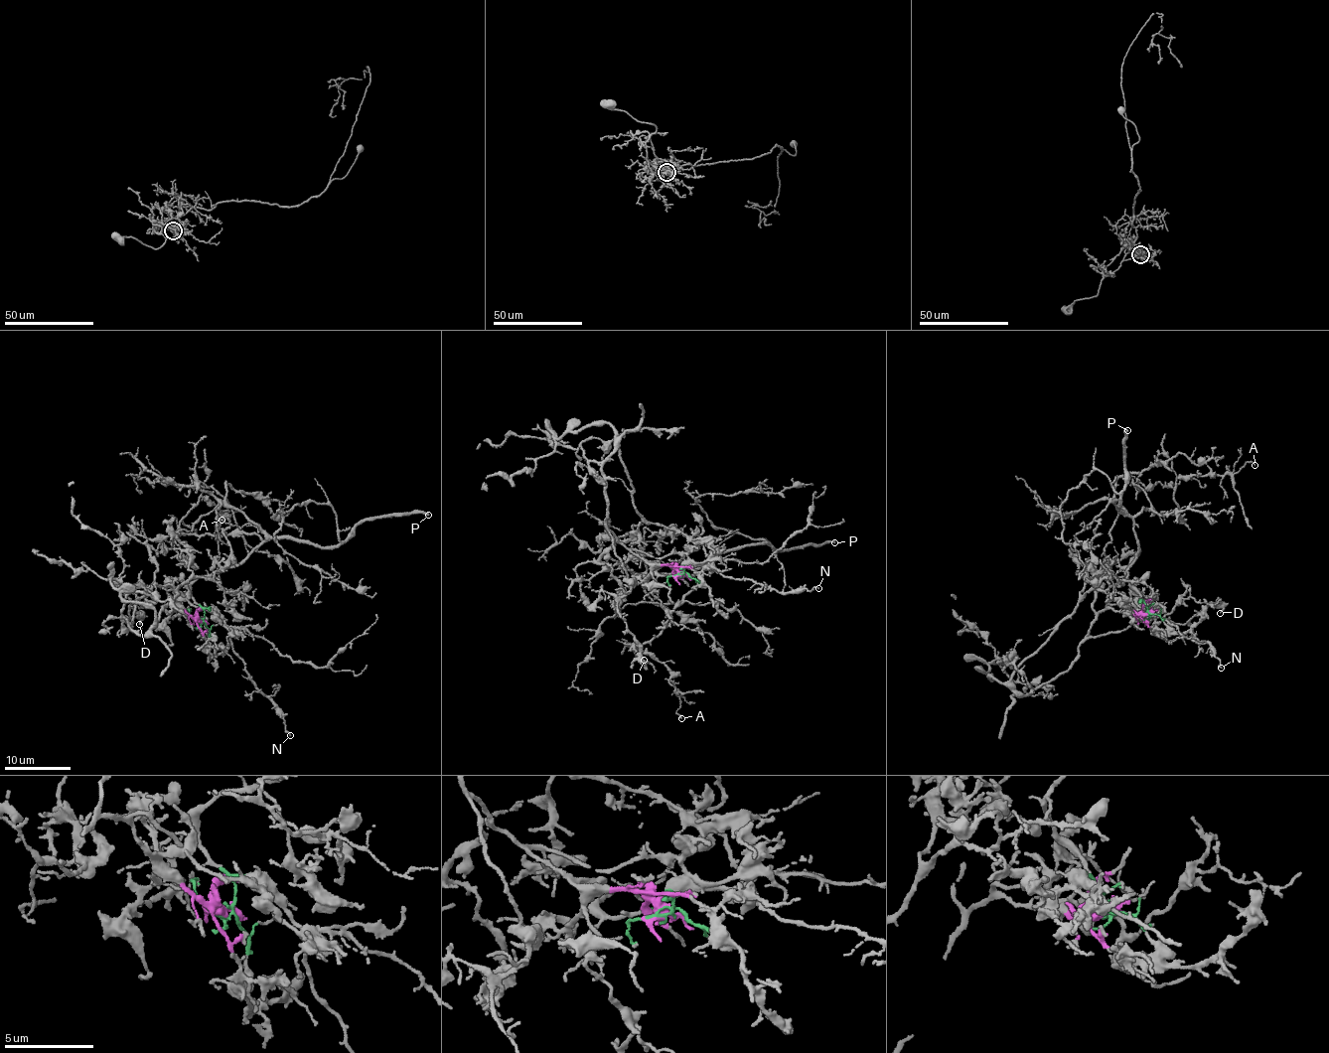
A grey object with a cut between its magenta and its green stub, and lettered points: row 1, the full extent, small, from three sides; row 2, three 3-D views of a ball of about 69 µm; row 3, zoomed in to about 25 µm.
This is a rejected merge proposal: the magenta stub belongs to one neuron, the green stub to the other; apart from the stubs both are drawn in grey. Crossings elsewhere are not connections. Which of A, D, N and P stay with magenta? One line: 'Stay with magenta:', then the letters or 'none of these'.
Stay with magenta: D

